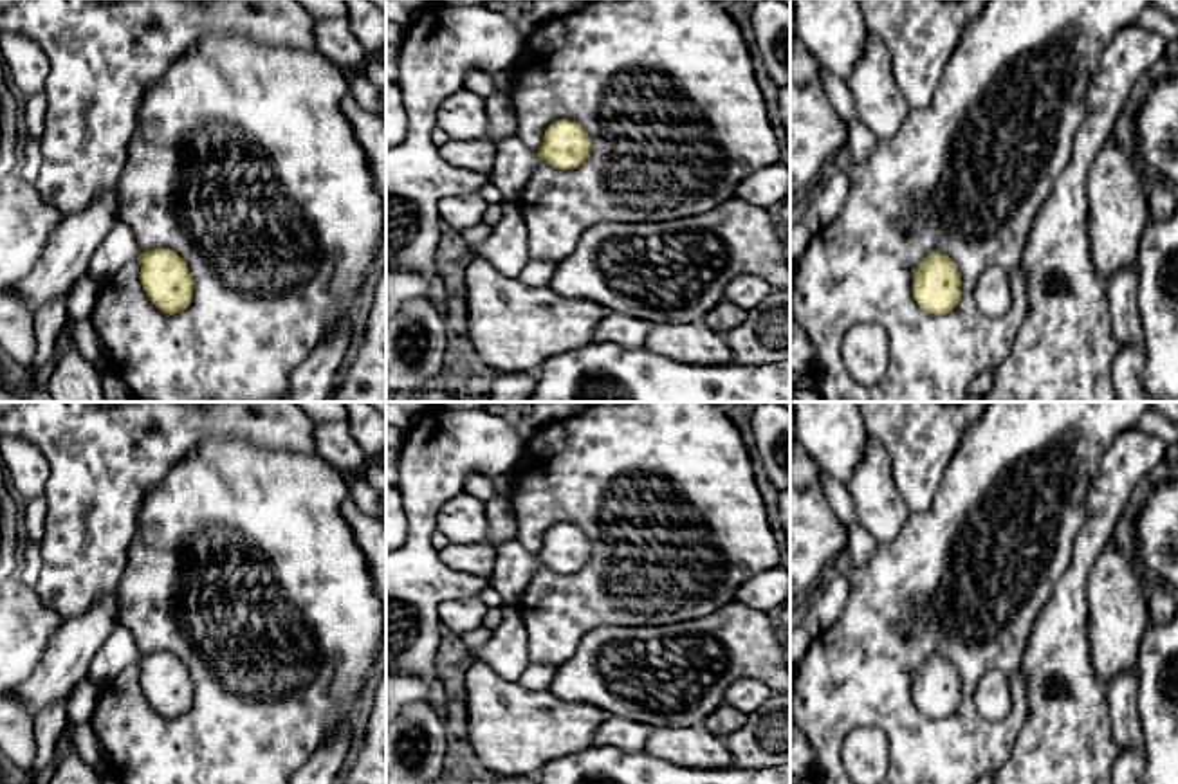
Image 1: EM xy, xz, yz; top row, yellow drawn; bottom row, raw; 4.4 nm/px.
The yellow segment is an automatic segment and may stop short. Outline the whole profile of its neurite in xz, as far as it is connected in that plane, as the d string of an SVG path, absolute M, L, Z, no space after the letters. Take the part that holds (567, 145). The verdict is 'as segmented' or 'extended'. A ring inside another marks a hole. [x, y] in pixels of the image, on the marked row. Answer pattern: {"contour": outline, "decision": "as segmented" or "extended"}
{"contour": "M498 92L485 101L489 133L482 139L496 146L496 160L491 182L502 193L503 202L516 202L530 171L539 160L557 169L579 168L592 151L588 132L575 121L561 119L552 123L538 151L530 151L518 137L518 115L511 96Z", "decision": "extended"}

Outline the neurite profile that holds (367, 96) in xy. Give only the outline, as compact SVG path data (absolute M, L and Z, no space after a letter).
M363 68L346 72L350 96L370 114L386 117L386 97L366 79Z

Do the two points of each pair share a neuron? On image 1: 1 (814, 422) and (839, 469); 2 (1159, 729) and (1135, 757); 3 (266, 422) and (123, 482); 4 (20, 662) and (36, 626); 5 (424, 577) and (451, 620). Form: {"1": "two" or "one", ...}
{"1": "one", "2": "two", "3": "one", "4": "one", "5": "two"}

